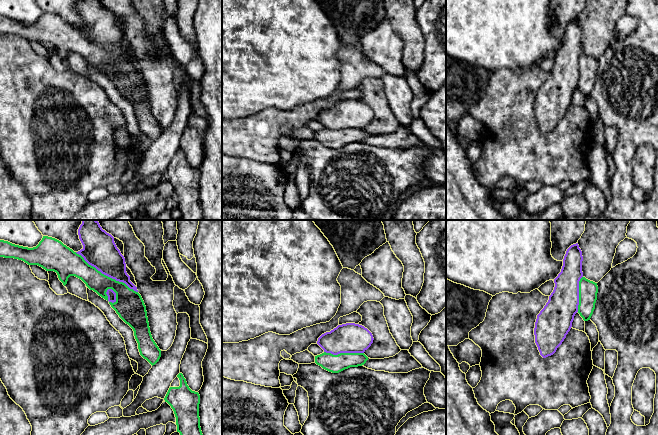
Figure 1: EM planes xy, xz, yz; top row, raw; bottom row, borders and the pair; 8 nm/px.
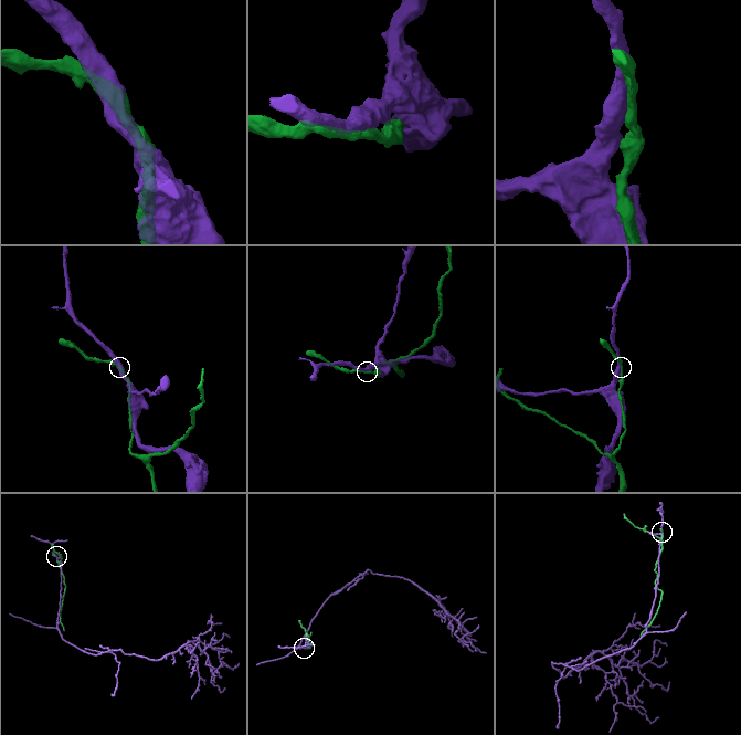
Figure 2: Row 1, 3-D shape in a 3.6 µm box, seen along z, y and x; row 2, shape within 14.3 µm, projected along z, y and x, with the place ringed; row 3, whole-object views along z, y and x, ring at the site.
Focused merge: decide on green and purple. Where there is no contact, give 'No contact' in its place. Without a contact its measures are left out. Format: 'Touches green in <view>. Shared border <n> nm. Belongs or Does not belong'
Touches green in xy. Shared border 600 nm. Does not belong

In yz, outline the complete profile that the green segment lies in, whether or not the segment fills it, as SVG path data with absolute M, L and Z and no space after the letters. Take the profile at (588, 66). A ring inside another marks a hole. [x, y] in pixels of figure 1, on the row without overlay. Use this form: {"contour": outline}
{"contour": "M582 53L579 57L578 89L584 97L590 96L597 76L597 59Z"}

